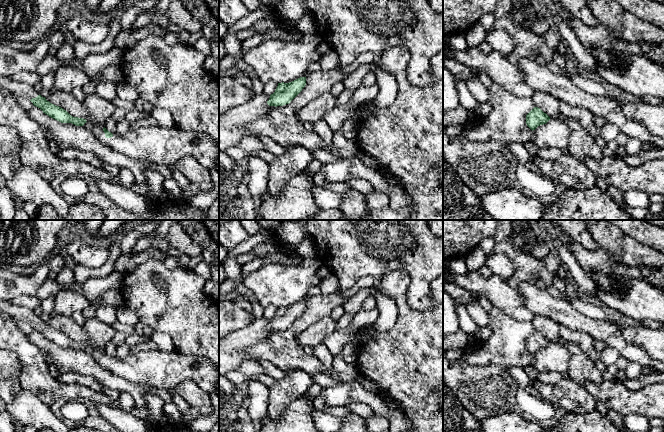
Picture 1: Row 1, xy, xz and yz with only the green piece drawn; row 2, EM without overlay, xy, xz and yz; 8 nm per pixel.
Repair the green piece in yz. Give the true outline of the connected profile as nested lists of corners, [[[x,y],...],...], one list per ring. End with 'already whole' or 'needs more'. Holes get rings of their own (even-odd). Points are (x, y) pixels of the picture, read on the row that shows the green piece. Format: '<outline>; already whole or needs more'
[[[534,107],[526,115],[526,124],[532,131],[538,126],[546,124],[549,120],[550,117],[538,107]]]; already whole

